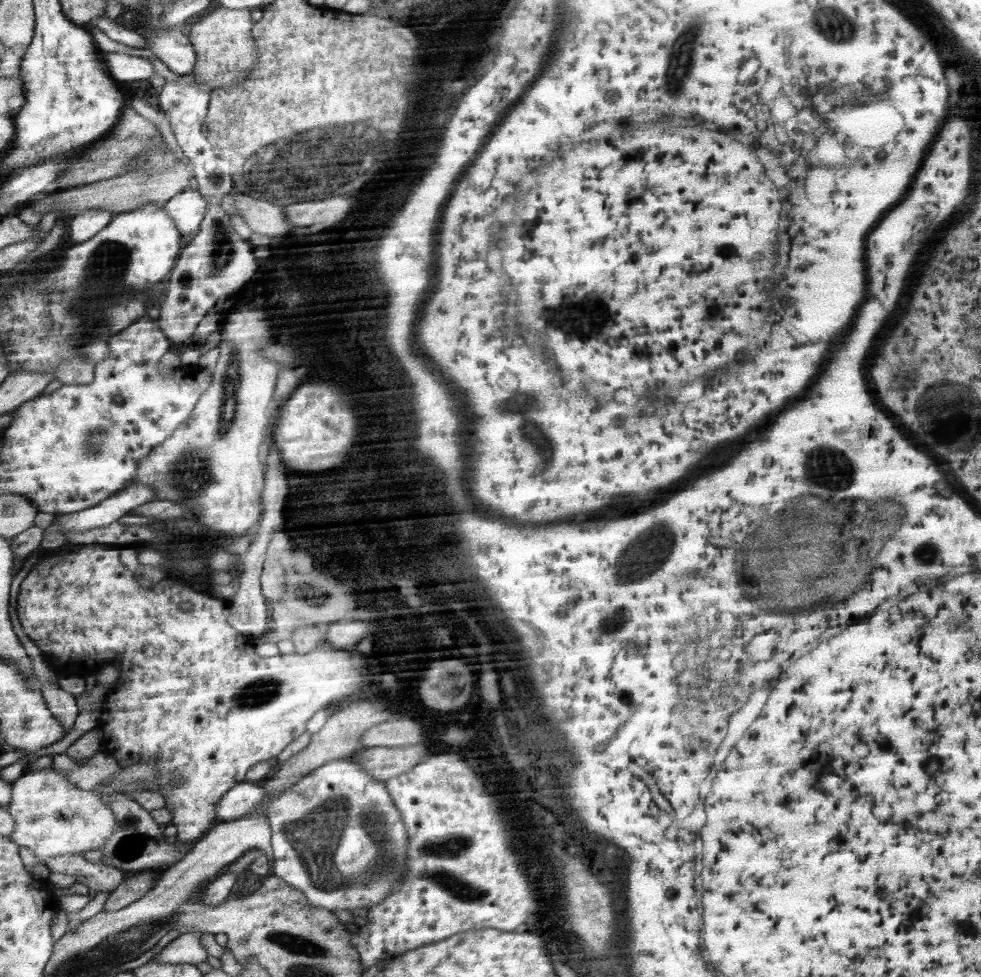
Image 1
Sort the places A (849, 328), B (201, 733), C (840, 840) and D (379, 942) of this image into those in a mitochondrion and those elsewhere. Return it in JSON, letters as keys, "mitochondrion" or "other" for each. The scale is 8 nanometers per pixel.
{"A":"other","B":"other","C":"other","D":"other"}

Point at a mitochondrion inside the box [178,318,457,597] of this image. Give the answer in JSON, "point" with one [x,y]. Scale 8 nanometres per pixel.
{"point":[223,423]}

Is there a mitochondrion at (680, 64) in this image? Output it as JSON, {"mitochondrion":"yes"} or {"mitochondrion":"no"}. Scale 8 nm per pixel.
{"mitochondrion":"yes"}

